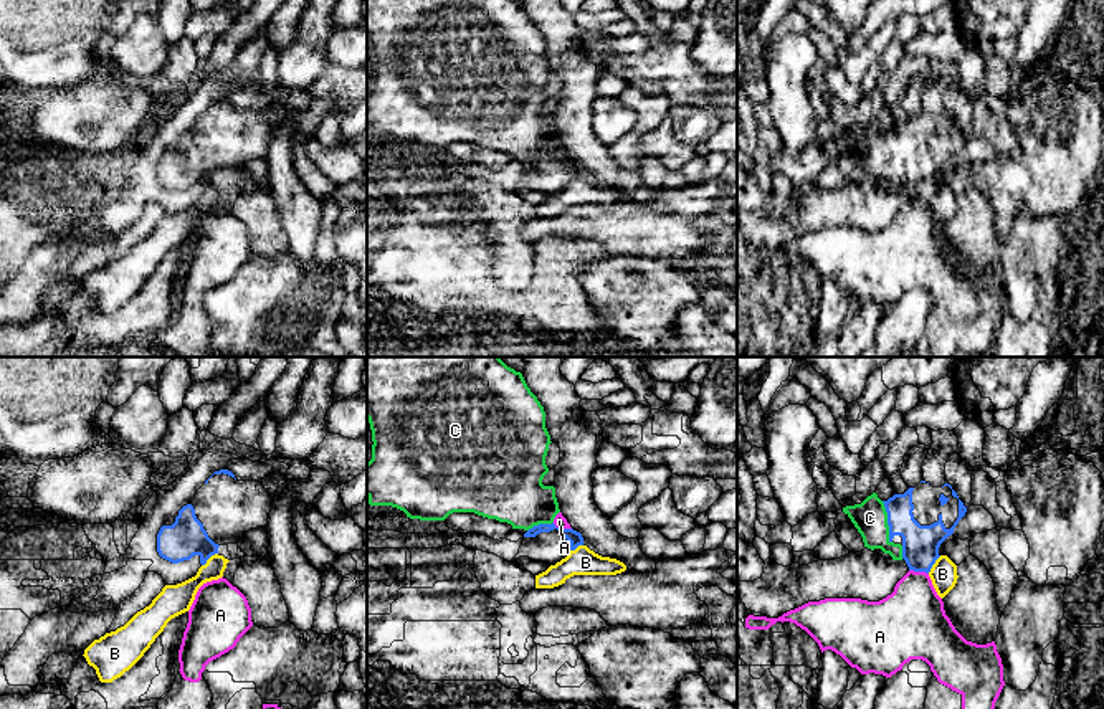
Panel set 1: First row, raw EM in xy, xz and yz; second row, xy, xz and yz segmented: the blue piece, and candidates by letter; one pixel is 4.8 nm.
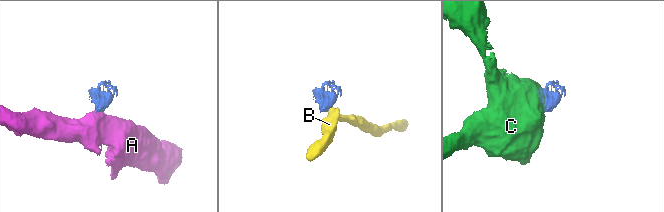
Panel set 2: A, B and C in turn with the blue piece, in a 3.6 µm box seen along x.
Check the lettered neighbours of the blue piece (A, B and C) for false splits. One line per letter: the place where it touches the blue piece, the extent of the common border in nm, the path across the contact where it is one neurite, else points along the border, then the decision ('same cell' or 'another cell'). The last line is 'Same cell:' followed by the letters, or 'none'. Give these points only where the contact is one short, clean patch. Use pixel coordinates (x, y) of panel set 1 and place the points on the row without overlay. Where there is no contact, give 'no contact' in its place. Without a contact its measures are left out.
A: contact xz (562, 159); length 100 nm; border xz (552, 152), (571, 159); another cell
B: contact xy (209, 187); length 100 nm; border xy (217, 182), (202, 195); another cell
C: contact yz (888, 152); length 220 nm; same cell
Same cell: C

